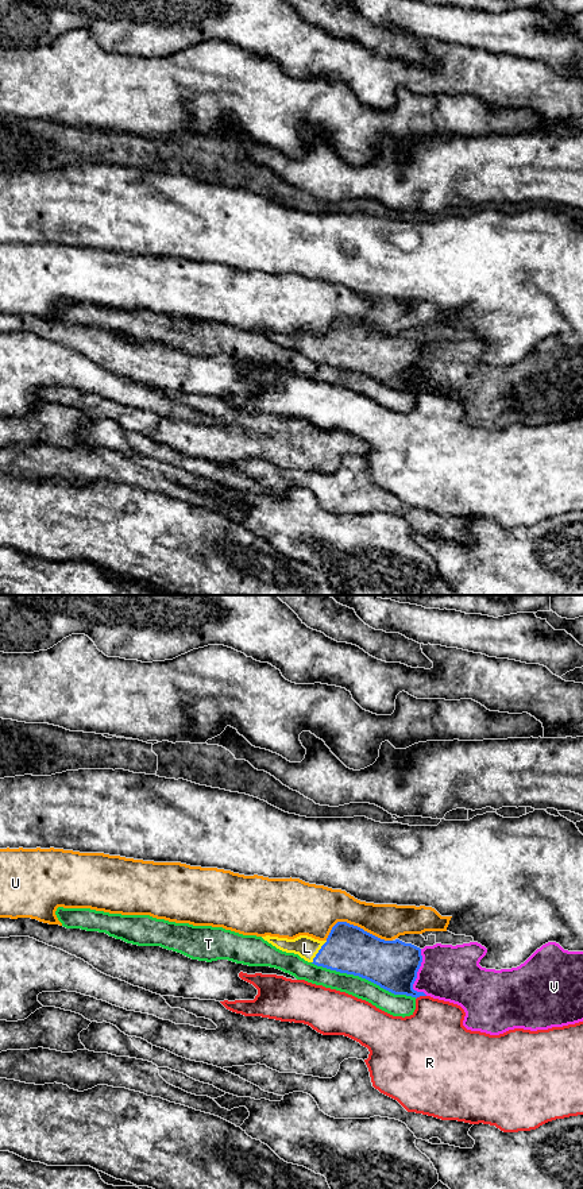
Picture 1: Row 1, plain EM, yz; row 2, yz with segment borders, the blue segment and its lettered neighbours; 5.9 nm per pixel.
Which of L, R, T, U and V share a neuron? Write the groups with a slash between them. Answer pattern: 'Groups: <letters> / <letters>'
Groups: L / R / T / U / V

